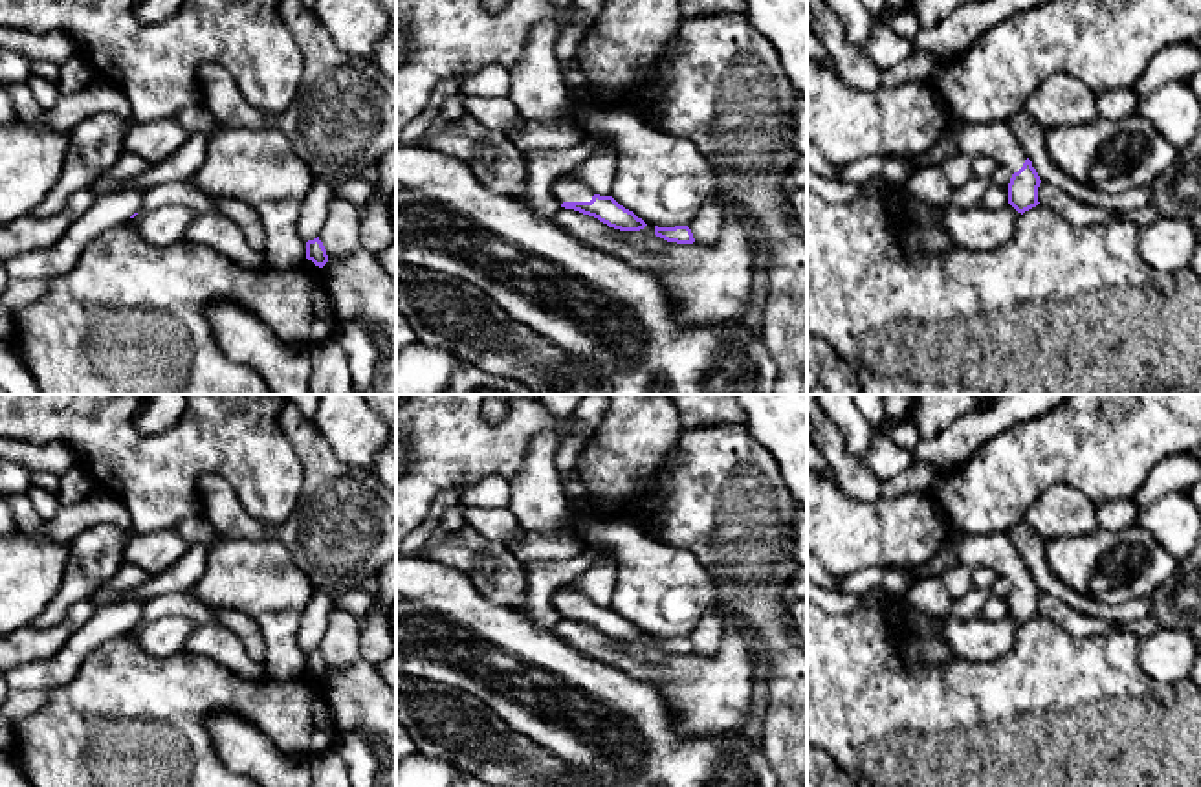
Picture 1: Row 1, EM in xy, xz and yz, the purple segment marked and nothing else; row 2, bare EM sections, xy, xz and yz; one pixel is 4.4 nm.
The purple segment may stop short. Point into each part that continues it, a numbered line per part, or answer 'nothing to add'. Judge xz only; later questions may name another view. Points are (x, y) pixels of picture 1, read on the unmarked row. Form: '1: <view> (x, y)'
1: xz (565, 598)

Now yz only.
1: yz (994, 551)

